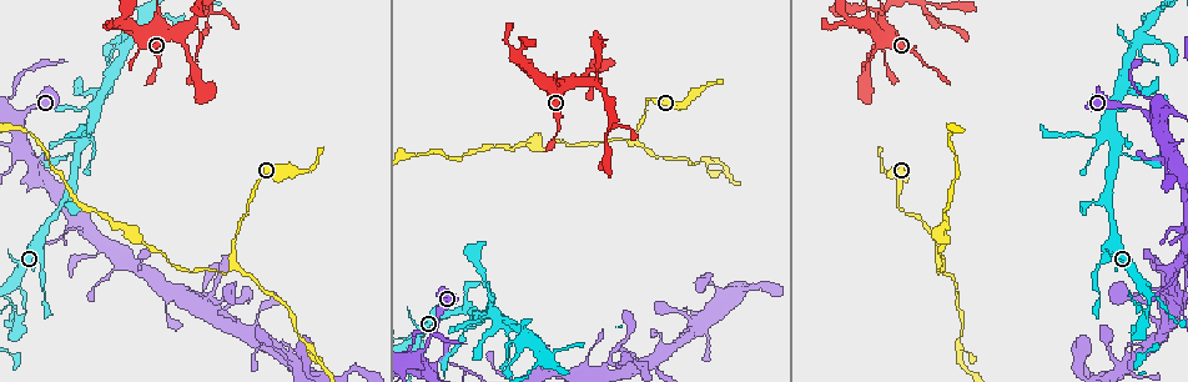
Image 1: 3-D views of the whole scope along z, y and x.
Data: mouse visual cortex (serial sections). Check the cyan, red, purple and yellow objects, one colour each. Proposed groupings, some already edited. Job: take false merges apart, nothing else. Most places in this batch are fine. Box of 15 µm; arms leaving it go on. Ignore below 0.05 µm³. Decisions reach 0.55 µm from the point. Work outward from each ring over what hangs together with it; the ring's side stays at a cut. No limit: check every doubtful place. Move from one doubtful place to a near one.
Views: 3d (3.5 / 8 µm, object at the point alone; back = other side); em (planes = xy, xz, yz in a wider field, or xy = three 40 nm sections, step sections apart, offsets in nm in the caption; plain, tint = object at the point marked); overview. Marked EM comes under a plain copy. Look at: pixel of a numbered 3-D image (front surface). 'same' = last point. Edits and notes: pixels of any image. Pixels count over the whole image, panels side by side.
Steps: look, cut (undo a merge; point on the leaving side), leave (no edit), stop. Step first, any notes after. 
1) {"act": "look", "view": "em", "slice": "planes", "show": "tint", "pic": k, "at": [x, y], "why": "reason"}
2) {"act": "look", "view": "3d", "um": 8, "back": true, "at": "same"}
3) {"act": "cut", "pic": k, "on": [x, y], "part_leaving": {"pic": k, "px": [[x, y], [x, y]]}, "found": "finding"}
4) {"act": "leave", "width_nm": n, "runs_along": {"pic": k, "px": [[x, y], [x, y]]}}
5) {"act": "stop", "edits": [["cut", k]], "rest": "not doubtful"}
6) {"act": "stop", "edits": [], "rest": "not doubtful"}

{"act": "look", "view": "3d", "um": 3.5, "pic": 1, "at": [233, 264], "why": "narrows sharply"}

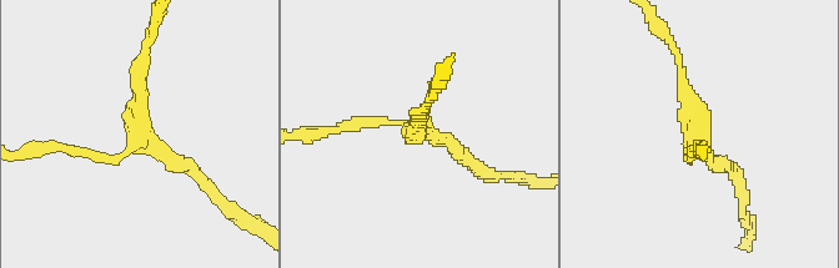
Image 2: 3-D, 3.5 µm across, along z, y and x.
{"act": "look", "view": "em", "slice": "xy", "step": 5, "show": "tint", "pic": 2, "at": [418, 130], "arms": 3, "arm_widths_nm": [150, 150, 200], "why": "shape alone is not enough"}

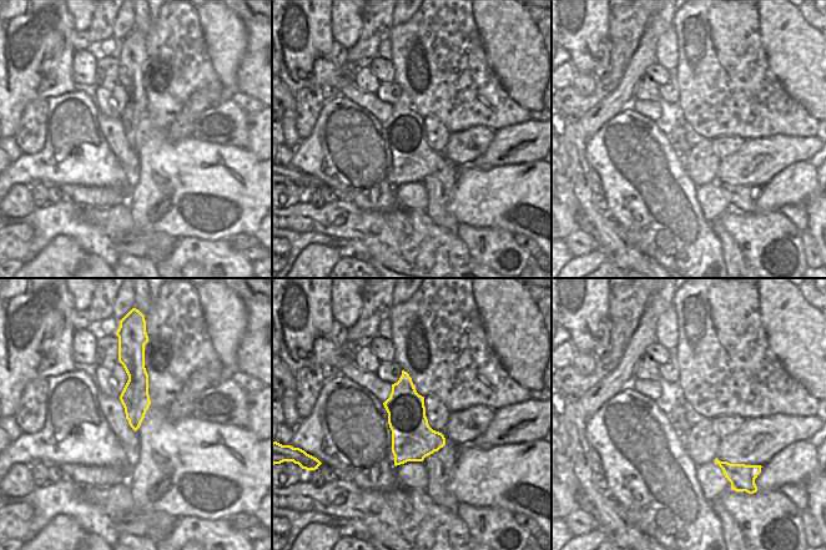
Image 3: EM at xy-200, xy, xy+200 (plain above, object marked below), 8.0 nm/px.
{"act": "leave", "runs_along": {"pic": 2, "px": [[141, 59], [137, 140], [122, 155], [65, 147]]}, "found": "continuous, no second cell"}

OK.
{"act": "look", "view": "3d", "um": 3.5, "pic": 1, "at": [582, 81], "why": "a narrow waist"}

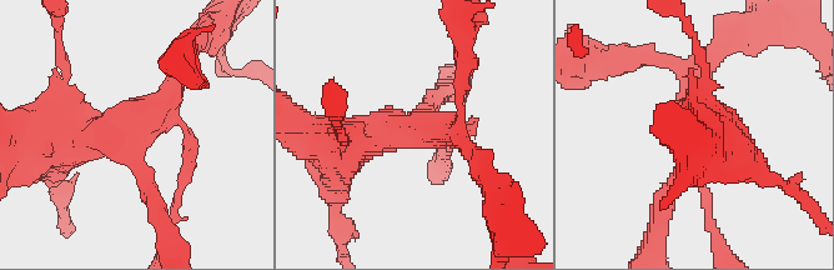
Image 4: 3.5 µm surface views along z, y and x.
{"act": "look", "view": "em", "slice": "xy", "step": 2, "show": "tint", "pic": 4, "at": [403, 130], "arms": 4, "arm_widths_nm": [150, 150, 300, 600]}

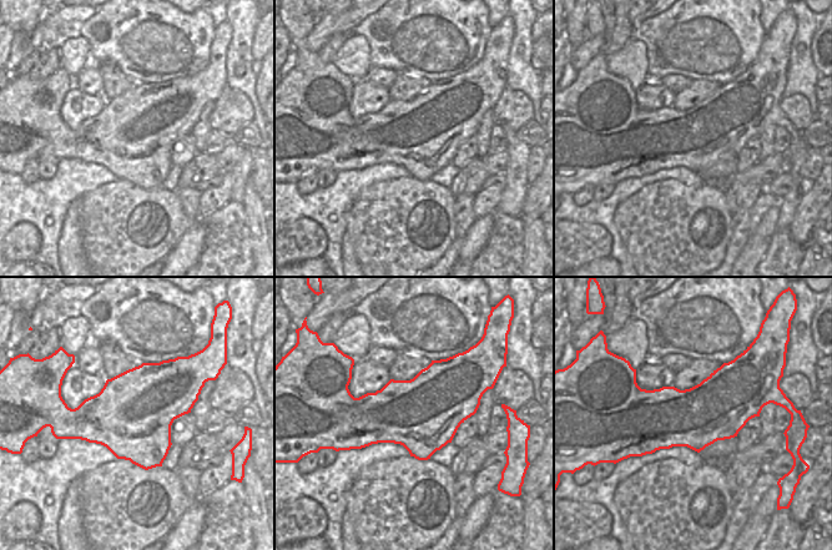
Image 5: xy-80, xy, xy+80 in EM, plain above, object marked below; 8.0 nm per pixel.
{"act": "look", "view": "em", "slice": "planes", "show": "tint", "at": "same"}

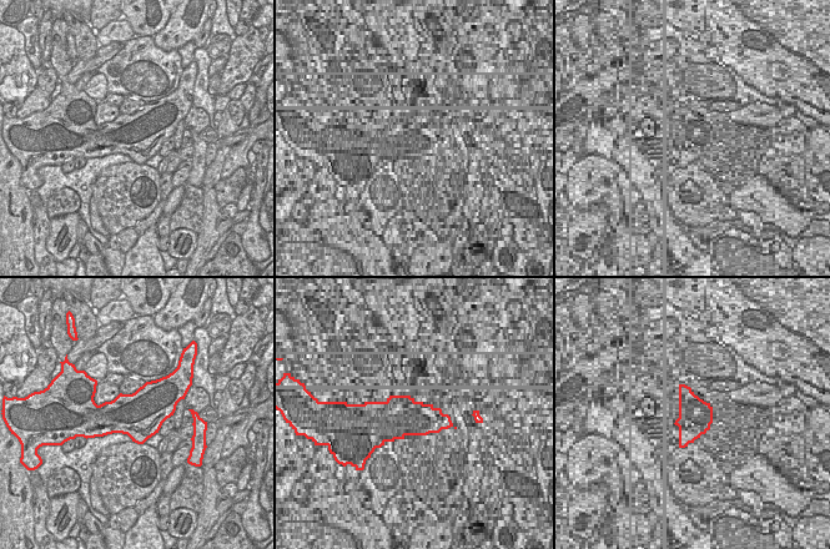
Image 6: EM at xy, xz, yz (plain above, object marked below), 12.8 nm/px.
{"act": "leave", "runs_along": {"pic": 4, "px": [[60, 151], [144, 120], [179, 70]]}, "found": "one cell here"}

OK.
{"act": "look", "view": "3d", "um": 3.5, "pic": 1, "at": [410, 350], "why": "thick turns thin"}

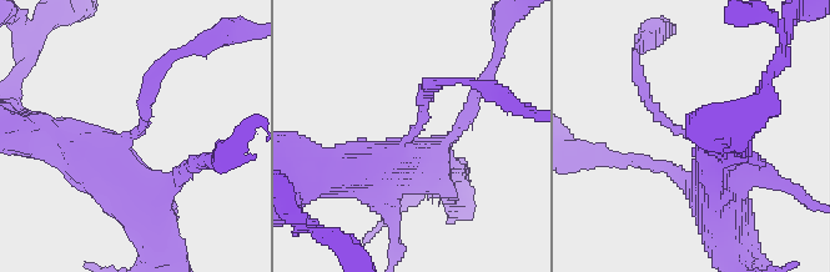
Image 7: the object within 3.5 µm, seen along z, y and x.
{"act": "look", "view": "em", "slice": "xy", "step": 2, "show": "tint", "pic": 7, "at": [134, 131], "arm_widths_nm": [150, 500], "why": "need the tissue"}

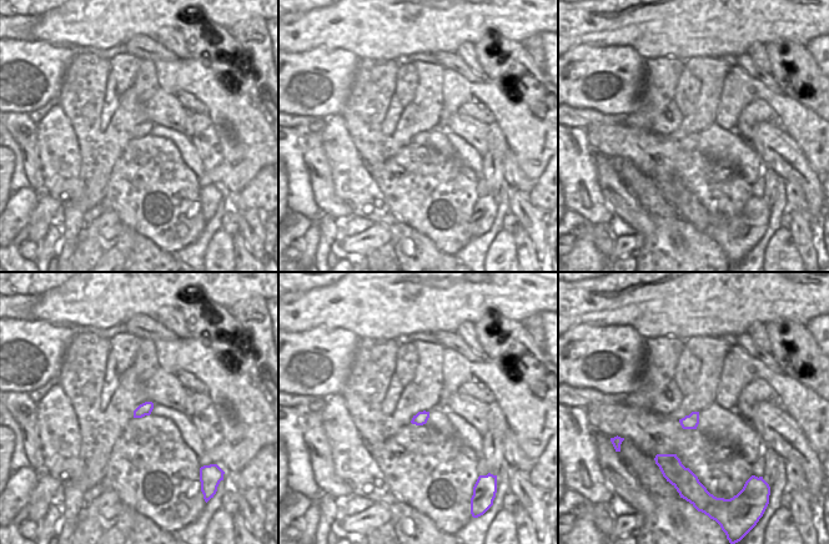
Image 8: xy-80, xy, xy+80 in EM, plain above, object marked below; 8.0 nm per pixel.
{"act": "leave", "runs_along": {"pic": 7, "px": [[713, 191], [709, 154], [664, 122], [639, 76]]}, "found": "one cell here"}

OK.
{"act": "stop", "edits": [], "rest": "not doubtful"}

